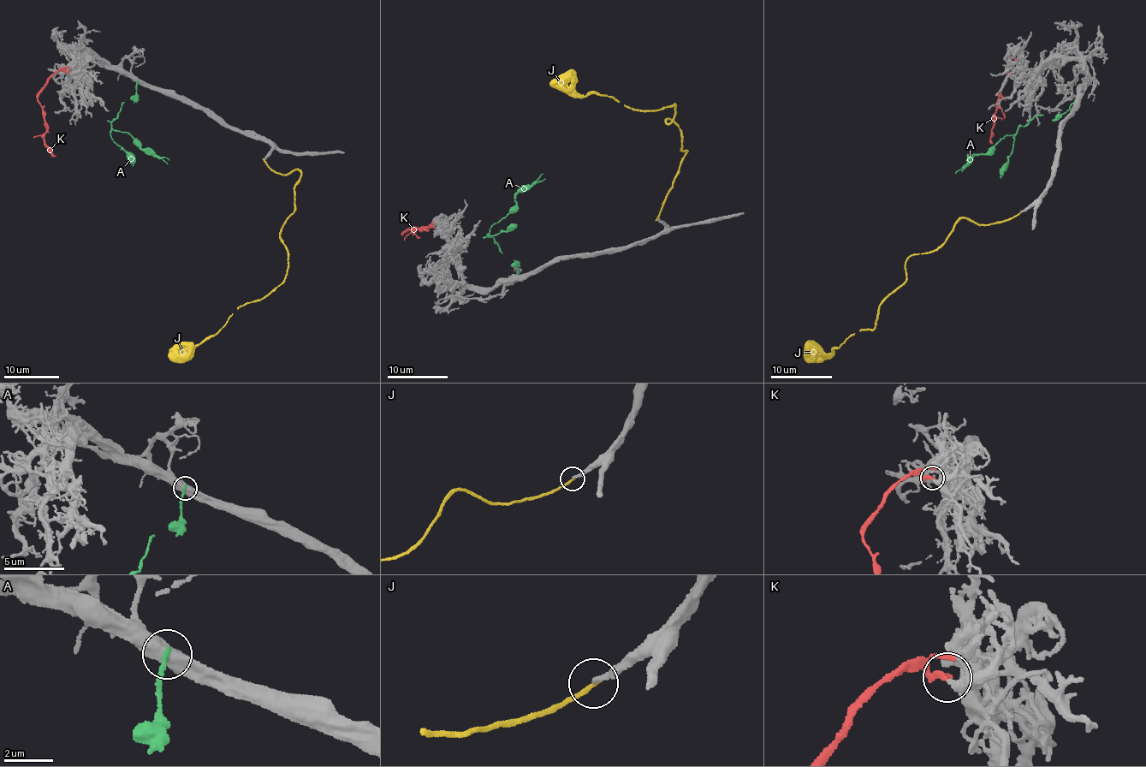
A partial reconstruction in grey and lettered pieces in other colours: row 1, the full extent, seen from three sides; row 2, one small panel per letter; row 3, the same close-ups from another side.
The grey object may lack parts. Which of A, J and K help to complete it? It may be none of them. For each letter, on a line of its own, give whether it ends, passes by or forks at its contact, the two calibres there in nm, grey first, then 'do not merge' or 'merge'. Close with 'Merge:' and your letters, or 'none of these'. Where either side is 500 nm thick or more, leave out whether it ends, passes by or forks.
A: calibres 550 and 200 nm; do not merge
J: it ends; calibres 240 and 200 nm; do not merge
K: it ends; calibres 260 and 280 nm; do not merge
Merge: none of these

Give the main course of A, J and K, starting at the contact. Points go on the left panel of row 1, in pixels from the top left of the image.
A: (138, 80), (137, 97), (122, 103), (113, 129), (127, 132), (139, 148), (169, 160)
J: (264, 159), (273, 171), (301, 173), (293, 213), (282, 229), (284, 279), (240, 306), (214, 335), (168, 357)
K: (69, 72), (56, 70), (38, 97), (48, 128), (44, 134), (44, 143), (55, 156)

